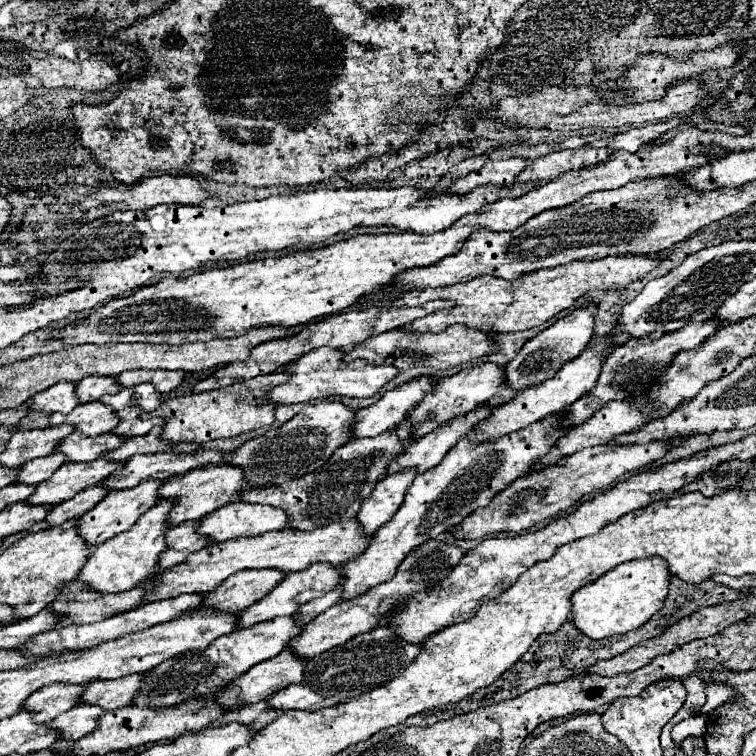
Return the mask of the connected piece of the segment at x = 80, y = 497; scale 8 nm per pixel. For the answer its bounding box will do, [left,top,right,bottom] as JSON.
[46,485,110,525]

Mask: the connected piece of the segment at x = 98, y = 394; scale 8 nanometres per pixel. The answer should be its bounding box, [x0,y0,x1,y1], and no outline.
[76,377,122,403]

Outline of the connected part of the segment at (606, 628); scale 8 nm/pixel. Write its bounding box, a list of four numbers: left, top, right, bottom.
[570,557,670,639]

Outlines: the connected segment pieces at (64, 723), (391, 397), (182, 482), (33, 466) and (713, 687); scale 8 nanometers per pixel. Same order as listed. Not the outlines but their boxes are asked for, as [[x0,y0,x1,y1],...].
[[54,705,102,741],[352,377,436,437],[158,465,246,525],[18,453,66,485],[704,683,734,715]]

